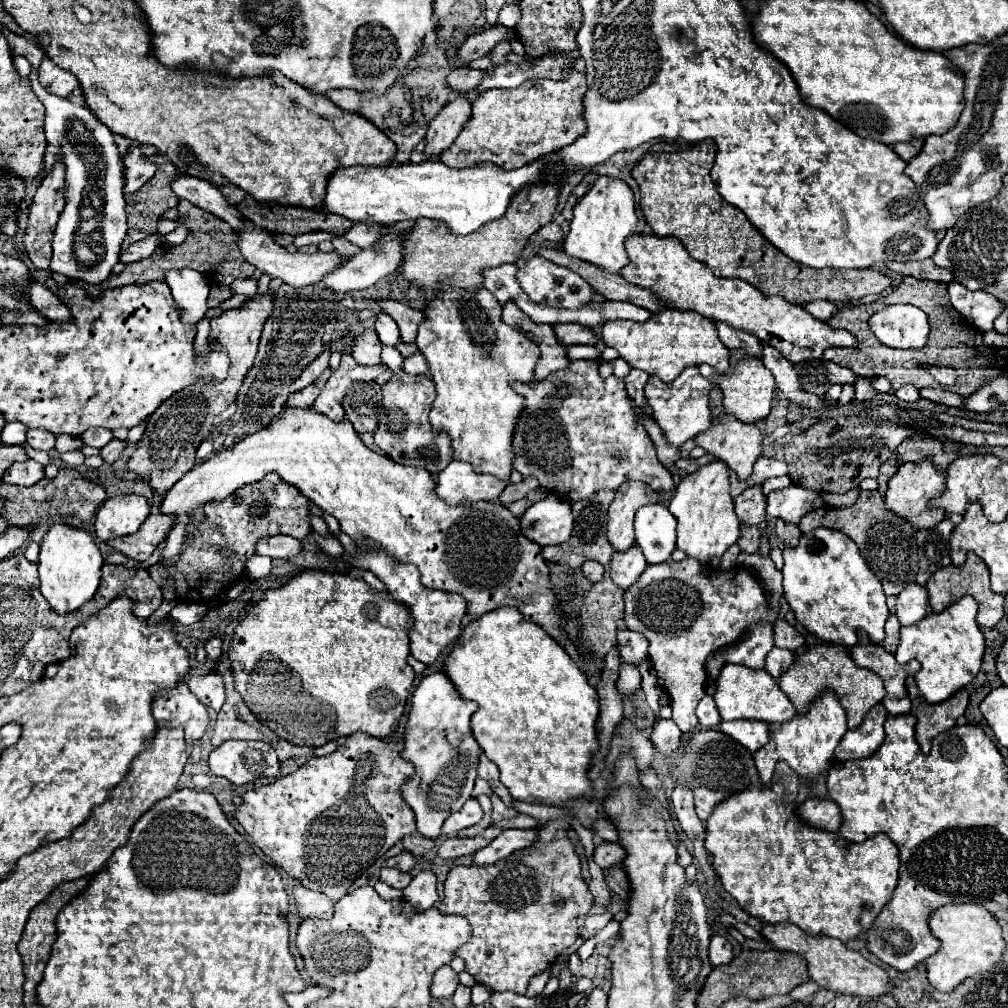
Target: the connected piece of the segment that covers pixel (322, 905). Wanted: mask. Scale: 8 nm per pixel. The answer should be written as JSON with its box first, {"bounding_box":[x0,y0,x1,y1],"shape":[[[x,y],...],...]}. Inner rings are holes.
{"bounding_box":[294,884,334,920],"shape":[[[296,884],[294,898],[296,898],[296,914],[300,920],[330,918],[334,914],[334,902],[326,900],[322,892],[314,892],[314,890],[304,888],[302,884]]]}

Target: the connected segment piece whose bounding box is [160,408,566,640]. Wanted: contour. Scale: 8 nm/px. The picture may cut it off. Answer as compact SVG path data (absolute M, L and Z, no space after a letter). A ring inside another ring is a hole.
M286 408L280 416L272 418L268 426L246 434L240 442L236 442L236 446L216 452L210 460L186 472L182 480L178 480L166 494L160 508L166 514L184 516L210 500L228 498L234 490L262 480L268 472L276 472L284 482L296 486L320 510L332 514L340 522L340 528L356 544L364 542L362 536L372 538L374 542L382 544L382 548L396 560L416 564L420 570L420 582L426 588L464 596L470 618L480 618L482 614L500 606L514 606L528 622L542 626L554 640L566 636L566 632L562 632L564 618L556 608L554 590L548 586L548 566L542 558L542 548L522 534L520 518L512 516L500 502L448 506L434 494L430 472L424 468L402 466L392 462L388 456L376 454L374 450L366 448L348 420L336 422L320 412L314 412L312 408ZM530 570L534 570L534 582L526 576Z

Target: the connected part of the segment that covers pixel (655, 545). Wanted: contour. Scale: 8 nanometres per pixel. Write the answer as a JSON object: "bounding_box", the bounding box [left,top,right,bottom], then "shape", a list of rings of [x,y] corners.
{"bounding_box":[636,504,676,564],"shape":[[[662,504],[642,506],[636,512],[636,544],[642,548],[648,564],[660,564],[676,548],[676,518]]]}

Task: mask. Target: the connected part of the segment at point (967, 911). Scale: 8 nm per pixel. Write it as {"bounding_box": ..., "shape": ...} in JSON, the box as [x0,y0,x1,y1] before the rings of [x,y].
{"bounding_box":[924,904,1006,992],"shape":[[[944,904],[928,916],[928,926],[940,940],[940,950],[930,956],[924,966],[928,972],[928,982],[940,992],[952,992],[962,980],[966,980],[966,976],[986,972],[986,968],[992,968],[1002,958],[1006,948],[998,922],[980,904]]]}

